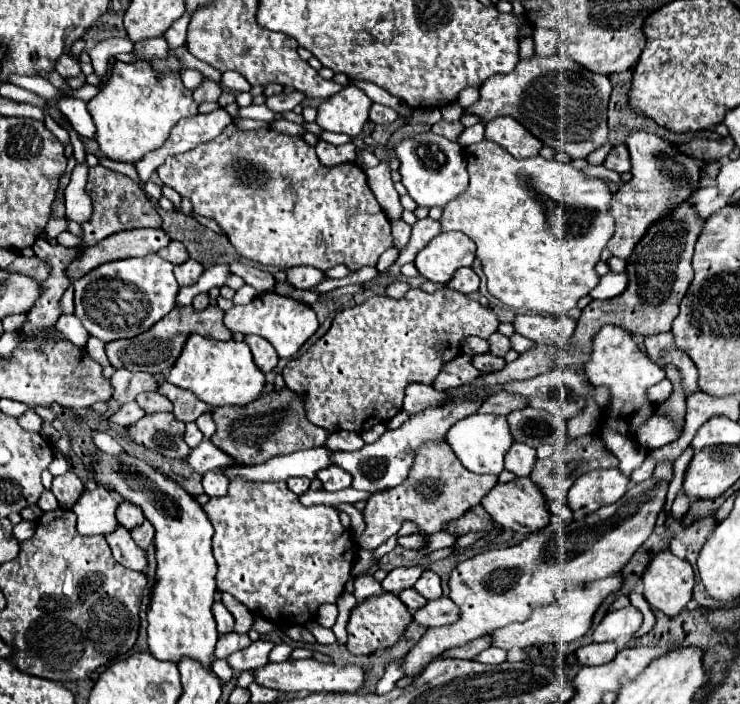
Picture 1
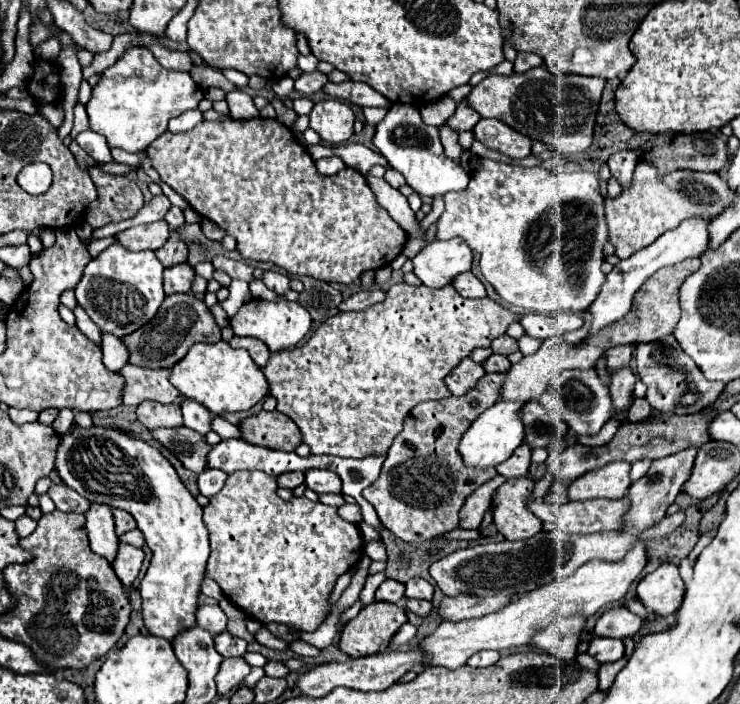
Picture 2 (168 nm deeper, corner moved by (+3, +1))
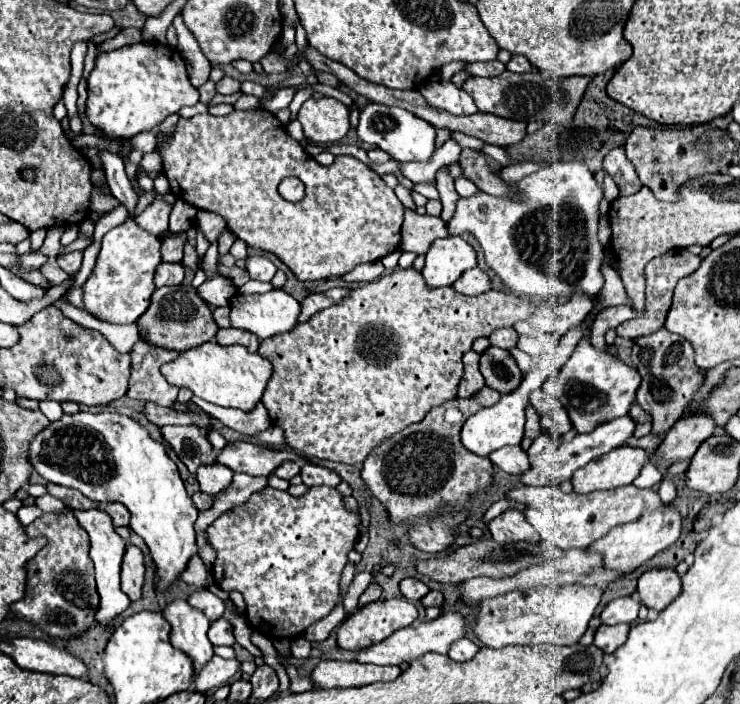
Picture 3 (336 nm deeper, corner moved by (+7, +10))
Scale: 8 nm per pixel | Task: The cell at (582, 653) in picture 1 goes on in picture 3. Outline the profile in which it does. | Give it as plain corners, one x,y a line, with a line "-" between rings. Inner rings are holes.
616,624
616,626
600,626
594,636
594,644
602,648
606,654
612,654
618,646
626,642
630,626
628,624

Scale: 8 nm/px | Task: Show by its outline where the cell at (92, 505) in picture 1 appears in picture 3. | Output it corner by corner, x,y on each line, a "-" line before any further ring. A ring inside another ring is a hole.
76,510
74,516
90,536
90,558
96,566
96,584
98,584
98,594
100,594
100,604
96,610
96,624
102,628
112,628
114,620
130,606
128,596
120,590
120,564
122,564
126,544
114,532
114,526
104,510

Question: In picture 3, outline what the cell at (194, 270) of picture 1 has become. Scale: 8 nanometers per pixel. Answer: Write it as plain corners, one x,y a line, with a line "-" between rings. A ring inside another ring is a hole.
162,262
156,268
156,274
154,274
156,288
178,286
182,280
184,280
184,266
182,264
166,264
166,262

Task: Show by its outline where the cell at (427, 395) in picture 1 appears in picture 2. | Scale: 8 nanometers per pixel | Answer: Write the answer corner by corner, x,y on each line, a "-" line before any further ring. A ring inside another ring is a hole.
486,373
474,389
456,397
422,401
404,419
404,429
394,437
380,477
364,489
364,499
376,509
382,525
408,543
422,543
458,527
458,511
466,497
482,483
496,477
496,469
466,467
458,455
458,441
466,427
498,401
506,373

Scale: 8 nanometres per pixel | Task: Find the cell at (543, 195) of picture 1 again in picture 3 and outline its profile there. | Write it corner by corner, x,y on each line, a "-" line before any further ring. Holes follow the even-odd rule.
556,162
556,164
550,164
526,178
522,178
520,182
516,182
518,190
522,192
520,194
520,200
502,200
502,198
494,198
494,196
488,196
486,192
480,192
476,196
470,196
470,198
460,198
458,200
458,206
456,206
456,214
454,218
446,224
448,226
448,232
450,234
460,234
460,232
472,232
480,246
484,248
484,254
486,254
486,262
490,264
490,268
502,278
502,282
518,296
522,298
528,298
528,296
540,296
544,300
560,300
560,298
570,298
572,292
588,292
588,296
596,296
598,290
604,286
604,276
600,272
600,258
602,258
602,252
604,248
600,246
598,242
598,204
602,200
602,184
596,182
594,174
588,170
586,164
576,164
576,162

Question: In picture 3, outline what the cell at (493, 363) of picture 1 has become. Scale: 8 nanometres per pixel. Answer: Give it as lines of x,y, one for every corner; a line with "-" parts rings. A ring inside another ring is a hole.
490,346
480,360
480,372
488,384
488,388
508,394
514,392
522,382
522,372
508,350
500,350

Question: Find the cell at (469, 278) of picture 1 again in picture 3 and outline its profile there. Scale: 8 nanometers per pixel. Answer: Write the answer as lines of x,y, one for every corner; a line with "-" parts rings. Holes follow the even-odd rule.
472,268
472,270
464,272
464,274
456,280
454,290
458,290
460,294
478,296
478,294
484,294
484,292
492,290
492,286
490,286
490,278
488,278
480,268

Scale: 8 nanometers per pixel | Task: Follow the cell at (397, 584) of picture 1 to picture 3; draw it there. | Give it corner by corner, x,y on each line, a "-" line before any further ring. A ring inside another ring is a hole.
370,584
370,586
366,588
366,592
360,596
360,600
358,600
358,608
366,606
366,604
370,604
370,602
380,600
380,596
382,596
382,588
380,588
378,584

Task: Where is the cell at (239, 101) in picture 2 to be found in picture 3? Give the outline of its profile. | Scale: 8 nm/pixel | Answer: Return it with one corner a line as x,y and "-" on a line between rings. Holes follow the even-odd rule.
224,76
218,84
216,84
216,92
218,94
236,94
240,92
240,82
232,80
230,76

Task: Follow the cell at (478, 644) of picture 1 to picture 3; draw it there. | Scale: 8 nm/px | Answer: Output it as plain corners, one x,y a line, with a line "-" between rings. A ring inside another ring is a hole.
336,660
320,662
312,680
318,688
350,688
350,686
366,686
374,682
390,682
400,676
398,666
376,666
376,664
348,664

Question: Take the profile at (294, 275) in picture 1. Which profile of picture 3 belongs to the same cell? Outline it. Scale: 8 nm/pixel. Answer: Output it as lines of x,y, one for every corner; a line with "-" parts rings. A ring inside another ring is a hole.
248,256
246,270
252,280
260,280
260,282
270,282
272,276
276,274
276,266
264,256

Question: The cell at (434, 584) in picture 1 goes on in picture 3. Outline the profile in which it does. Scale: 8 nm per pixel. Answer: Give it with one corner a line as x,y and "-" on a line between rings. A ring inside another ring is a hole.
414,578
402,580
402,582
400,582
400,590
402,590
402,594
404,594
408,600
422,600
422,598
430,592
430,588
428,588
424,582
414,580

